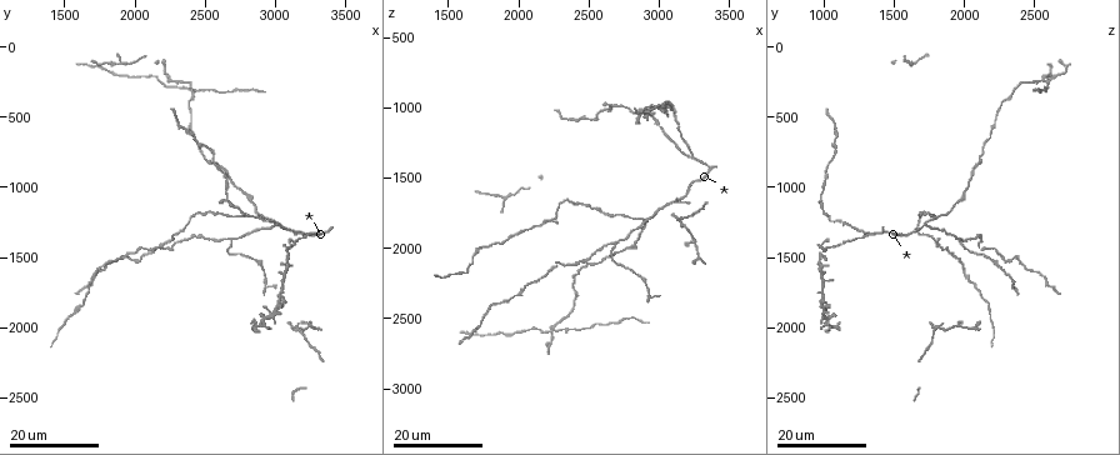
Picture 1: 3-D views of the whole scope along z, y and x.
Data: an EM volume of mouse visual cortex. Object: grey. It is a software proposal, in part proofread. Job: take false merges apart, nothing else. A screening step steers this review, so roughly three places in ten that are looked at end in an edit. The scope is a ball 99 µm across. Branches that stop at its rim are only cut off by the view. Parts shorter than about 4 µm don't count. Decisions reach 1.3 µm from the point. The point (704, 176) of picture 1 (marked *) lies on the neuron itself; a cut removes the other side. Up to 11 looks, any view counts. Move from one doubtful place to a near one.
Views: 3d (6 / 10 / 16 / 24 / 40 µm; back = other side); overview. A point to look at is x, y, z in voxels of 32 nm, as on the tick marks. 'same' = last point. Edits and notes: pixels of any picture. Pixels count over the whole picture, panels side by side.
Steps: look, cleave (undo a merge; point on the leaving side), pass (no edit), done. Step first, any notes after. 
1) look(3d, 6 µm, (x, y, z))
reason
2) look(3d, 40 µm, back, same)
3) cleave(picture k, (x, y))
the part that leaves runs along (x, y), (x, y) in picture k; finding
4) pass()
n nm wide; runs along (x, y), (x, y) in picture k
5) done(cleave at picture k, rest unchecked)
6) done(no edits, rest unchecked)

look(3d, 16 µm, (2980, 1280, 1720))
side arm on a straight run

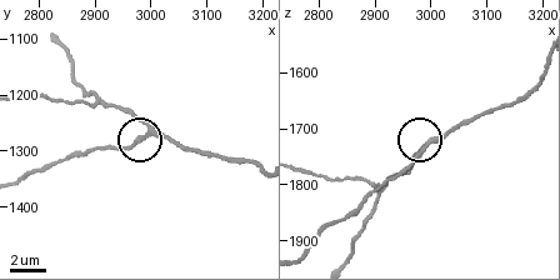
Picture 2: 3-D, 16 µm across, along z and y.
look(3d, 6 µm, (2995, 1260, 1725))
zoom in

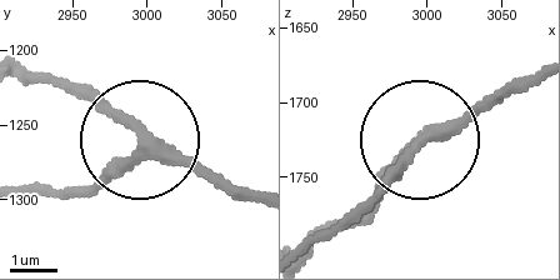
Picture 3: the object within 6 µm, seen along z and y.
pass()
runs along (254, 200), (146, 144), (68, 80) in picture 3; all the same neuron

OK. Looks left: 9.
look(3d, 24 µm, (2960, 1240, 1060))
three arms meet

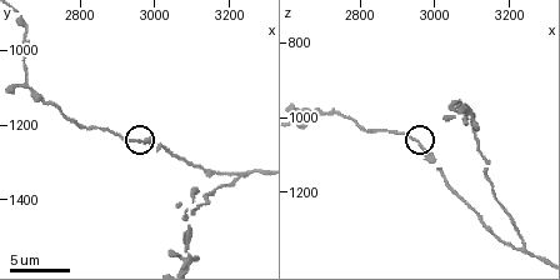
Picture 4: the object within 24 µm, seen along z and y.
look(3d, 10 µm, (2970, 1240, 1080))

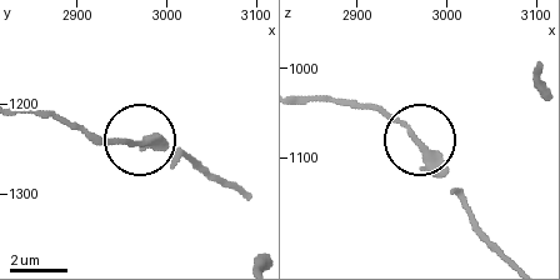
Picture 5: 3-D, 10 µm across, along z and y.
look(3d, 10 µm, back, (2965, 1240, 1080))

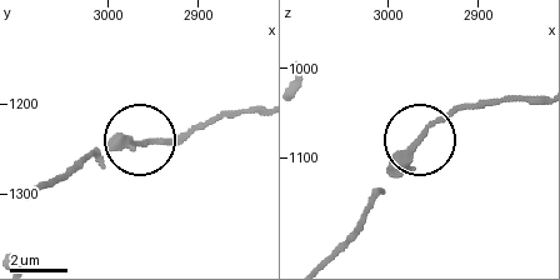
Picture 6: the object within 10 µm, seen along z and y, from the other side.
pass()
200 nm wide; runs along (324, 256), (395, 163), (431, 126), (471, 105) in picture 6; one neuron here

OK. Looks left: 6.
look(3d, 16 µm, (2400, 620, 1100))
thick turns thin

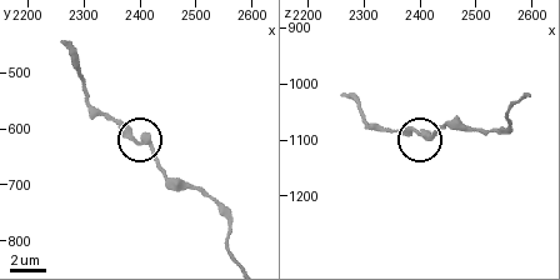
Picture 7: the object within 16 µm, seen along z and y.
look(3d, 6 µm, (2420, 625, 1095))

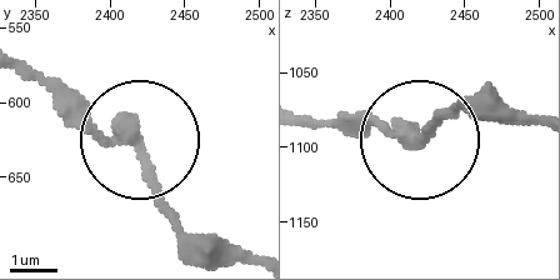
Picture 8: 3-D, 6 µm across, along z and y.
pass()
310 nm wide; continuous, no second neuron

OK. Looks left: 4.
look(3d, 10 µm, (2670, 1100, 990))
sudden change in width

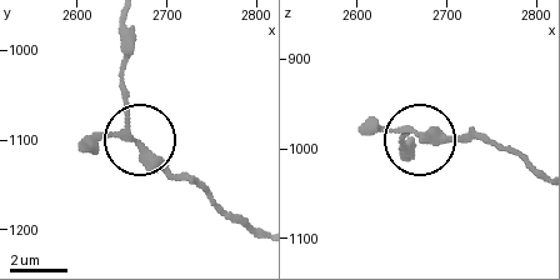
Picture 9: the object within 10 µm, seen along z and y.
look(3d, 10 µm, back, (2660, 1095, 980))
other side

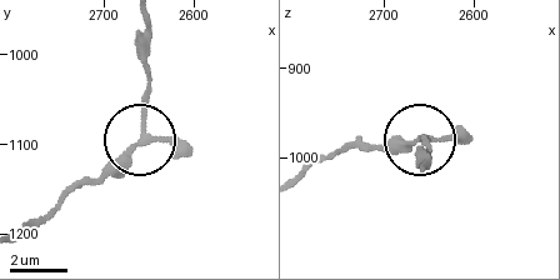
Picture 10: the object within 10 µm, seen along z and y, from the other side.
pass()
3 arms; one neuron here

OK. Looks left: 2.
look(3d, 16 µm, (2700, 1380, 1960))
three-way junction

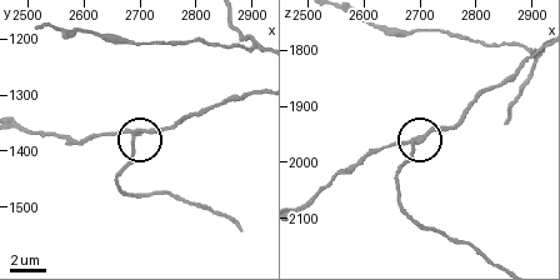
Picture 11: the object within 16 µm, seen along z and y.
look(3d, 10 µm, (2690, 1380, 1970))
closer look

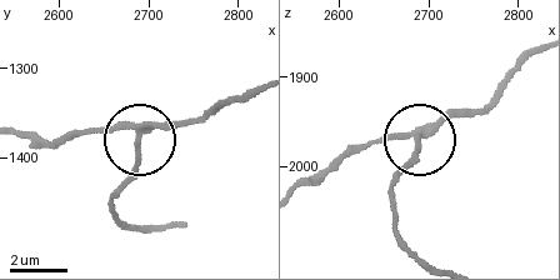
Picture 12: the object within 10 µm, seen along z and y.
pass()
side arm 53 µm; 3 arms; all the same neuron

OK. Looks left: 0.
done(no edits, rest unchecked)

